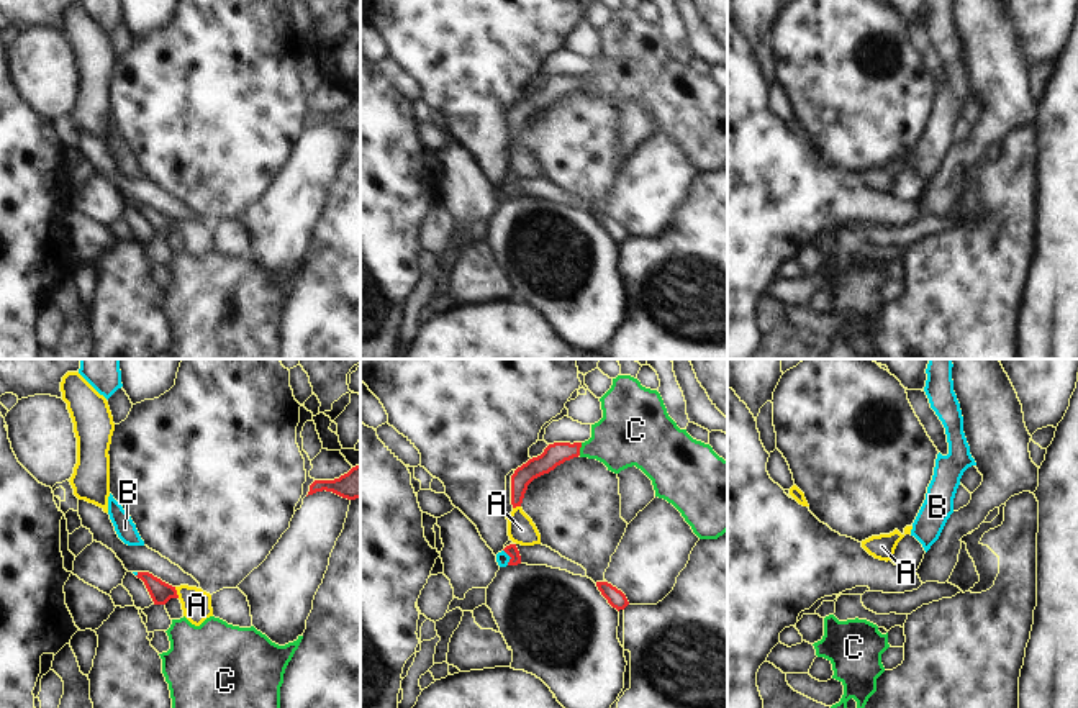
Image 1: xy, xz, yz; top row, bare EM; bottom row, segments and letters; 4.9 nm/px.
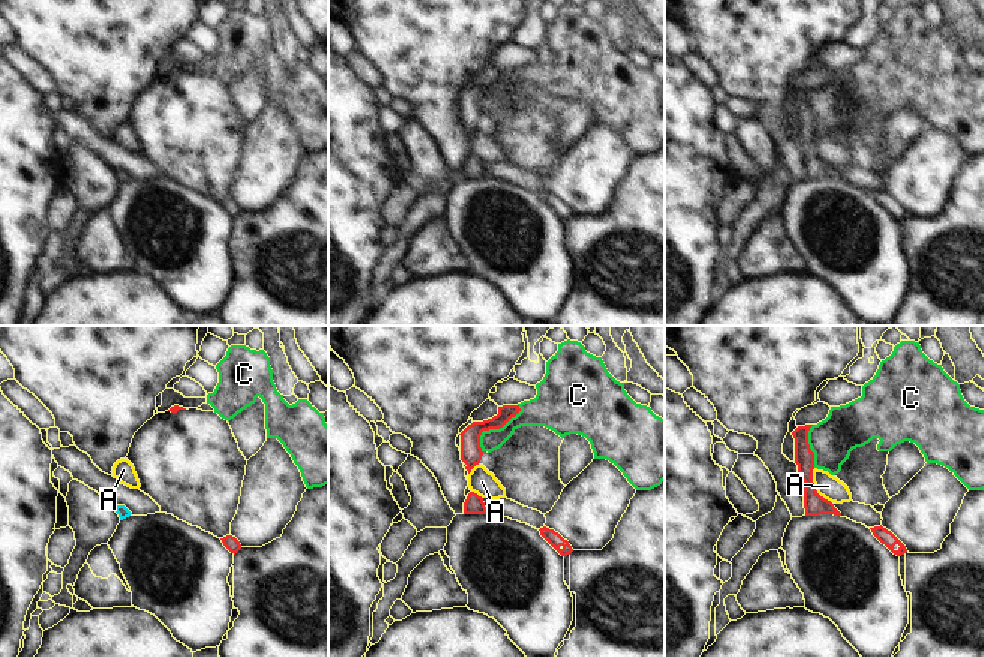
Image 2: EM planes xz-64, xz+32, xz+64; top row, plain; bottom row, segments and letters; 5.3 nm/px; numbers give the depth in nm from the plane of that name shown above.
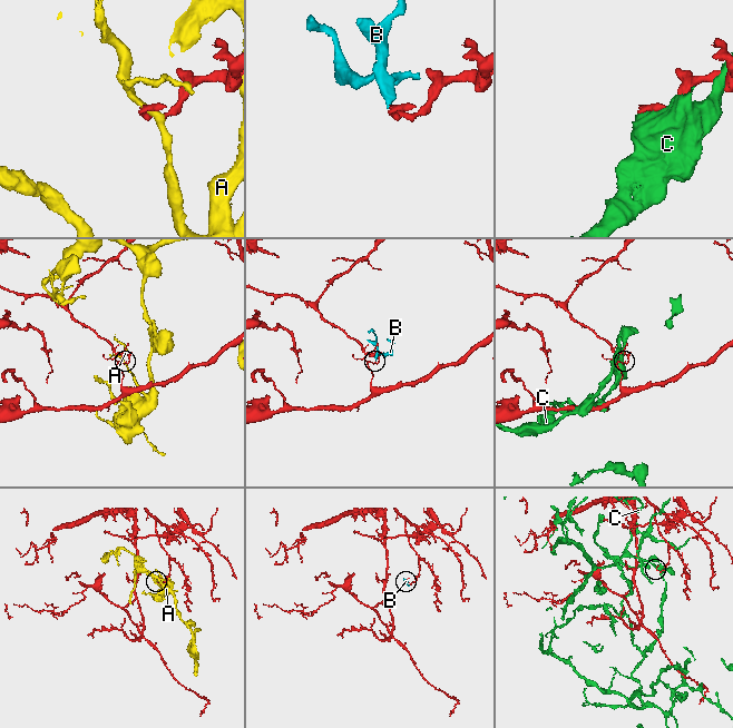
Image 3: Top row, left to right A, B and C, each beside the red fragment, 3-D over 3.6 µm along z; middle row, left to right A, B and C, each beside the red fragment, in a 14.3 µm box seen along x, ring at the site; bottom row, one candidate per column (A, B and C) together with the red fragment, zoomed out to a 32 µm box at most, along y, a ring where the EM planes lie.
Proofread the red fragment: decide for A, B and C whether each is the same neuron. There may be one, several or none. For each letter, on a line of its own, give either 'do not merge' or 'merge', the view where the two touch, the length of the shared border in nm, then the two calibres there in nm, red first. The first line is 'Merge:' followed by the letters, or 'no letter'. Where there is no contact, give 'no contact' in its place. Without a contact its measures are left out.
Merge: B
A: do not merge; contact in xy; length 60 nm; calibres 110 and 140 nm
B: merge; contact in xz; length 80 nm; calibres 60 and 60 nm
C: do not merge; contact in xz; length 70 nm; calibres 110 and 300 nm

